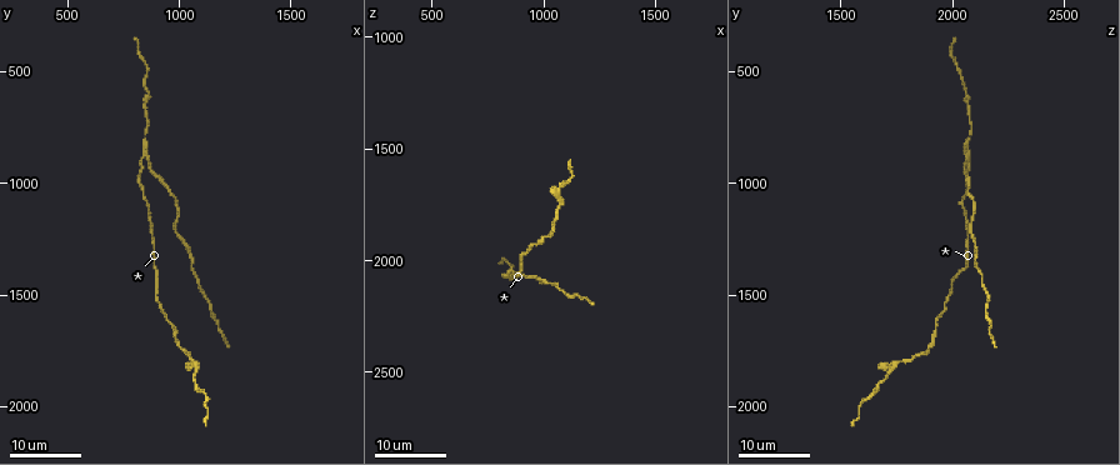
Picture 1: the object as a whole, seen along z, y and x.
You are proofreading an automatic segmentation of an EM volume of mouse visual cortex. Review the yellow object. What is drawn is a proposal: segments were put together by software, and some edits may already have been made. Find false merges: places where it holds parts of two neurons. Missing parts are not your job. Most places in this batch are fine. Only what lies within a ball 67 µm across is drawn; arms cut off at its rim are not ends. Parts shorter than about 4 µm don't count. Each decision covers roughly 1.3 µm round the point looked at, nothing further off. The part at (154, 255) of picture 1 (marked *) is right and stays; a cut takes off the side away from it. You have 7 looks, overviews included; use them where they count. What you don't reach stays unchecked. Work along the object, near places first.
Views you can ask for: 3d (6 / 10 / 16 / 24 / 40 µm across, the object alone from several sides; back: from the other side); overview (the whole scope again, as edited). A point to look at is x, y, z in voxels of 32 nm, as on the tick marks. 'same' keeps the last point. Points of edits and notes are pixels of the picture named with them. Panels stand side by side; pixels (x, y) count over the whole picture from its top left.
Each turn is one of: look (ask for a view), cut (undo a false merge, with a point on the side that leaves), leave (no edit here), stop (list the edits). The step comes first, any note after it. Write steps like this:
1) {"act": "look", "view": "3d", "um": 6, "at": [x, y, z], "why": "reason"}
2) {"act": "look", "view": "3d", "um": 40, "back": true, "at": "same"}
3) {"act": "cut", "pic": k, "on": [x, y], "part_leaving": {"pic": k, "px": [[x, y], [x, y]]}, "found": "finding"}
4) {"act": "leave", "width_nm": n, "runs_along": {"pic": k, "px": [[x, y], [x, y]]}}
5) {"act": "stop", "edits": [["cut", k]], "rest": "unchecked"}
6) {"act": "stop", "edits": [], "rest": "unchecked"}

{"act": "look", "view": "3d", "um": 16, "at": [860, 1150, 2070], "why": "thick turns thin"}

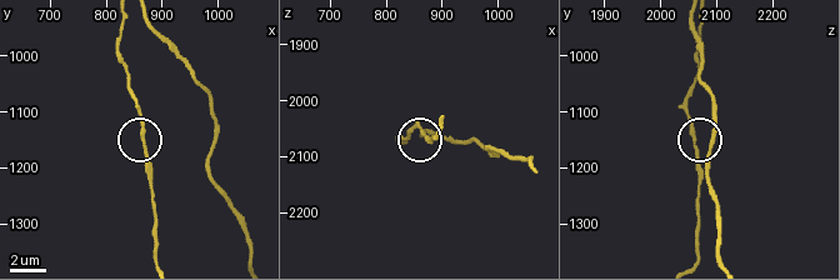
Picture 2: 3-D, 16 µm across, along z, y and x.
{"act": "look", "view": "3d", "um": 10, "at": [865, 1155, 2060], "why": "zoom in"}

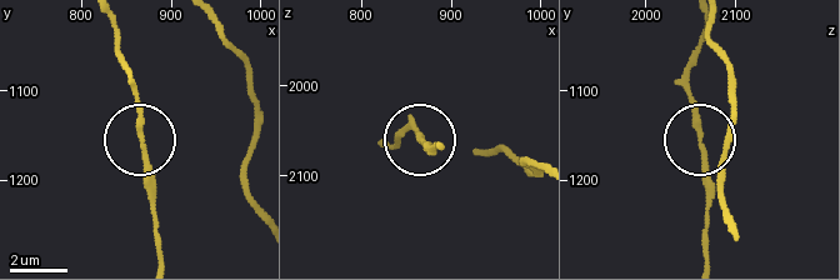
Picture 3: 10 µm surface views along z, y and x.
{"act": "leave", "runs_along": {"pic": 3, "px": [[160, 256], [153, 171], [139, 135], [131, 73]]}, "found": "one neuron here"}

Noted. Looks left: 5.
{"act": "look", "view": "3d", "um": 16, "at": [860, 570, 2060], "why": "thick turns thin"}

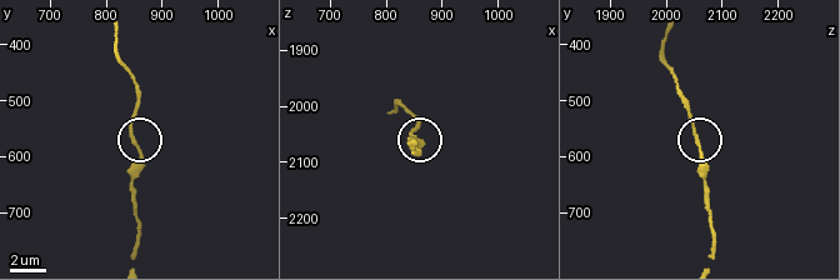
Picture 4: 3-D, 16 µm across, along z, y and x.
{"act": "look", "view": "3d", "um": 10, "at": [855, 580, 2055]}

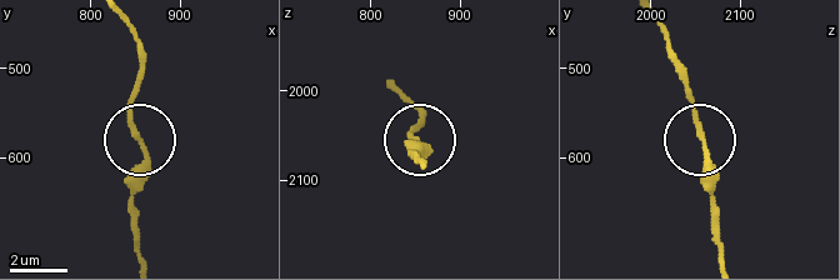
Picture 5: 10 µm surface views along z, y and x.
{"act": "leave", "found": "continuous, no second neuron"}

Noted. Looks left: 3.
{"act": "look", "view": "3d", "um": 24, "at": [1080, 1850, 1730], "why": "calibre changes"}

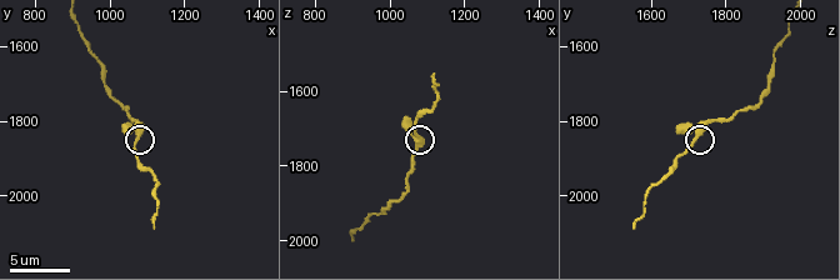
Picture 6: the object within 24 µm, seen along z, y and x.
{"act": "look", "view": "3d", "um": 6, "at": [1080, 1840, 1720]}

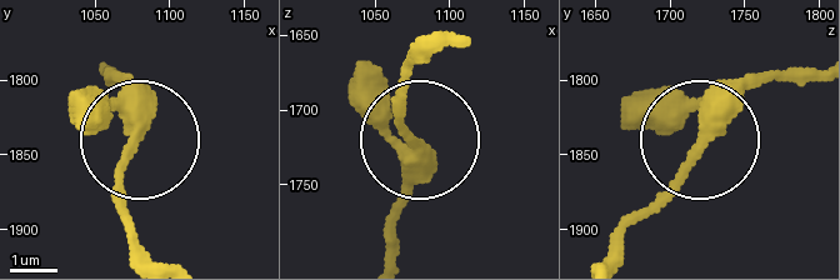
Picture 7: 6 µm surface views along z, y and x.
{"act": "leave", "runs_along": {"pic": 7, "px": [[816, 65], [744, 89], [616, 240]]}, "found": "continuous, no second neuron"}

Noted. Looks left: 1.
{"act": "stop", "edits": [], "rest": "unchecked"}

